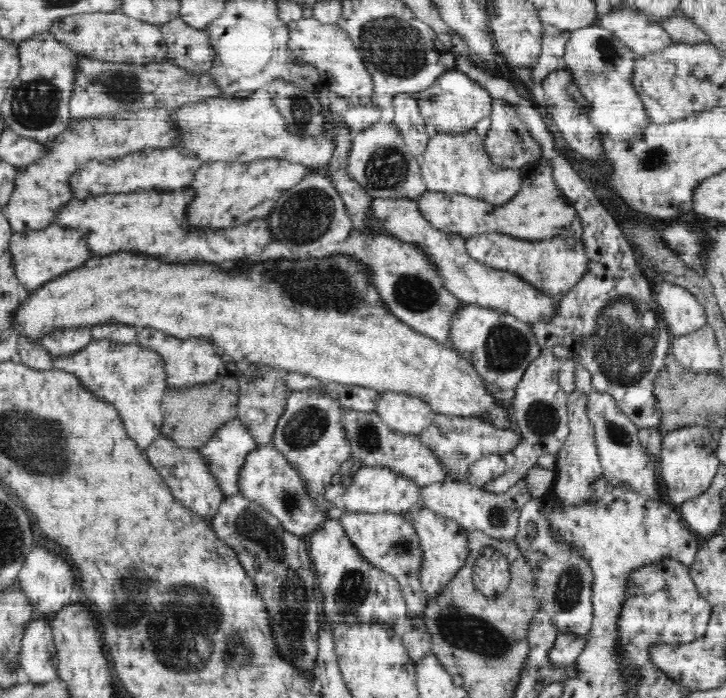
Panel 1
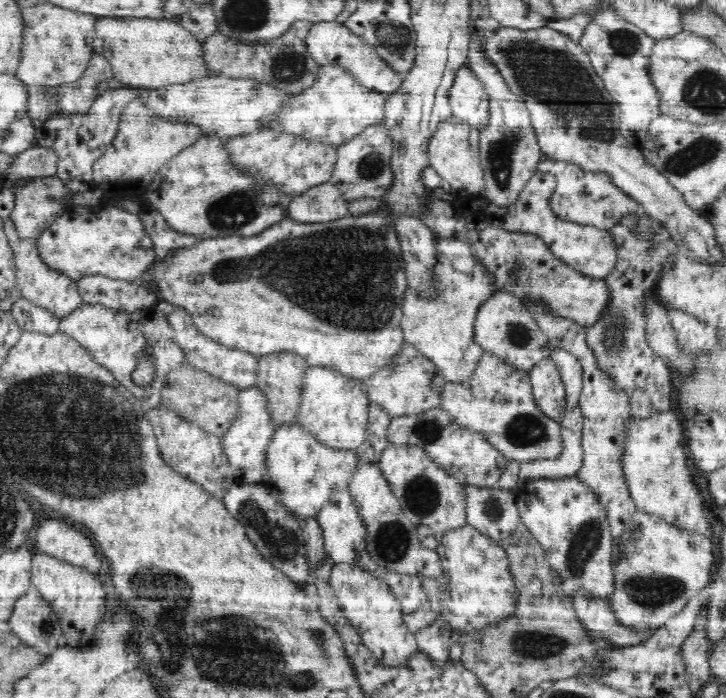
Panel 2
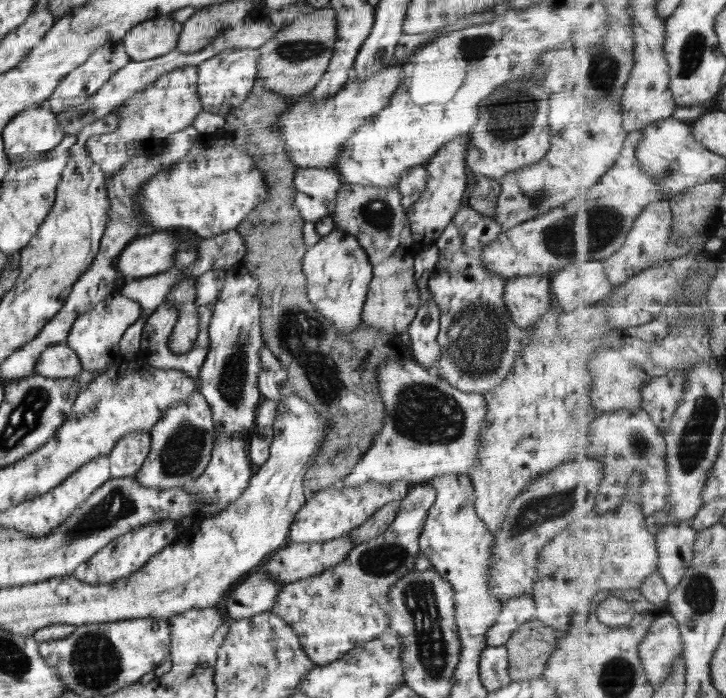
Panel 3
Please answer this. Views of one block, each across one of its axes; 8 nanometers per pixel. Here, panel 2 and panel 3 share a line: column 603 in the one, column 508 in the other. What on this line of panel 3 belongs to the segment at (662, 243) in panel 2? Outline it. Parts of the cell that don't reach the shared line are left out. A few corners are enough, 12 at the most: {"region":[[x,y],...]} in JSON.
{"region":[[460,209],[435,241],[436,374],[483,395],[532,330],[481,253],[504,229]]}

